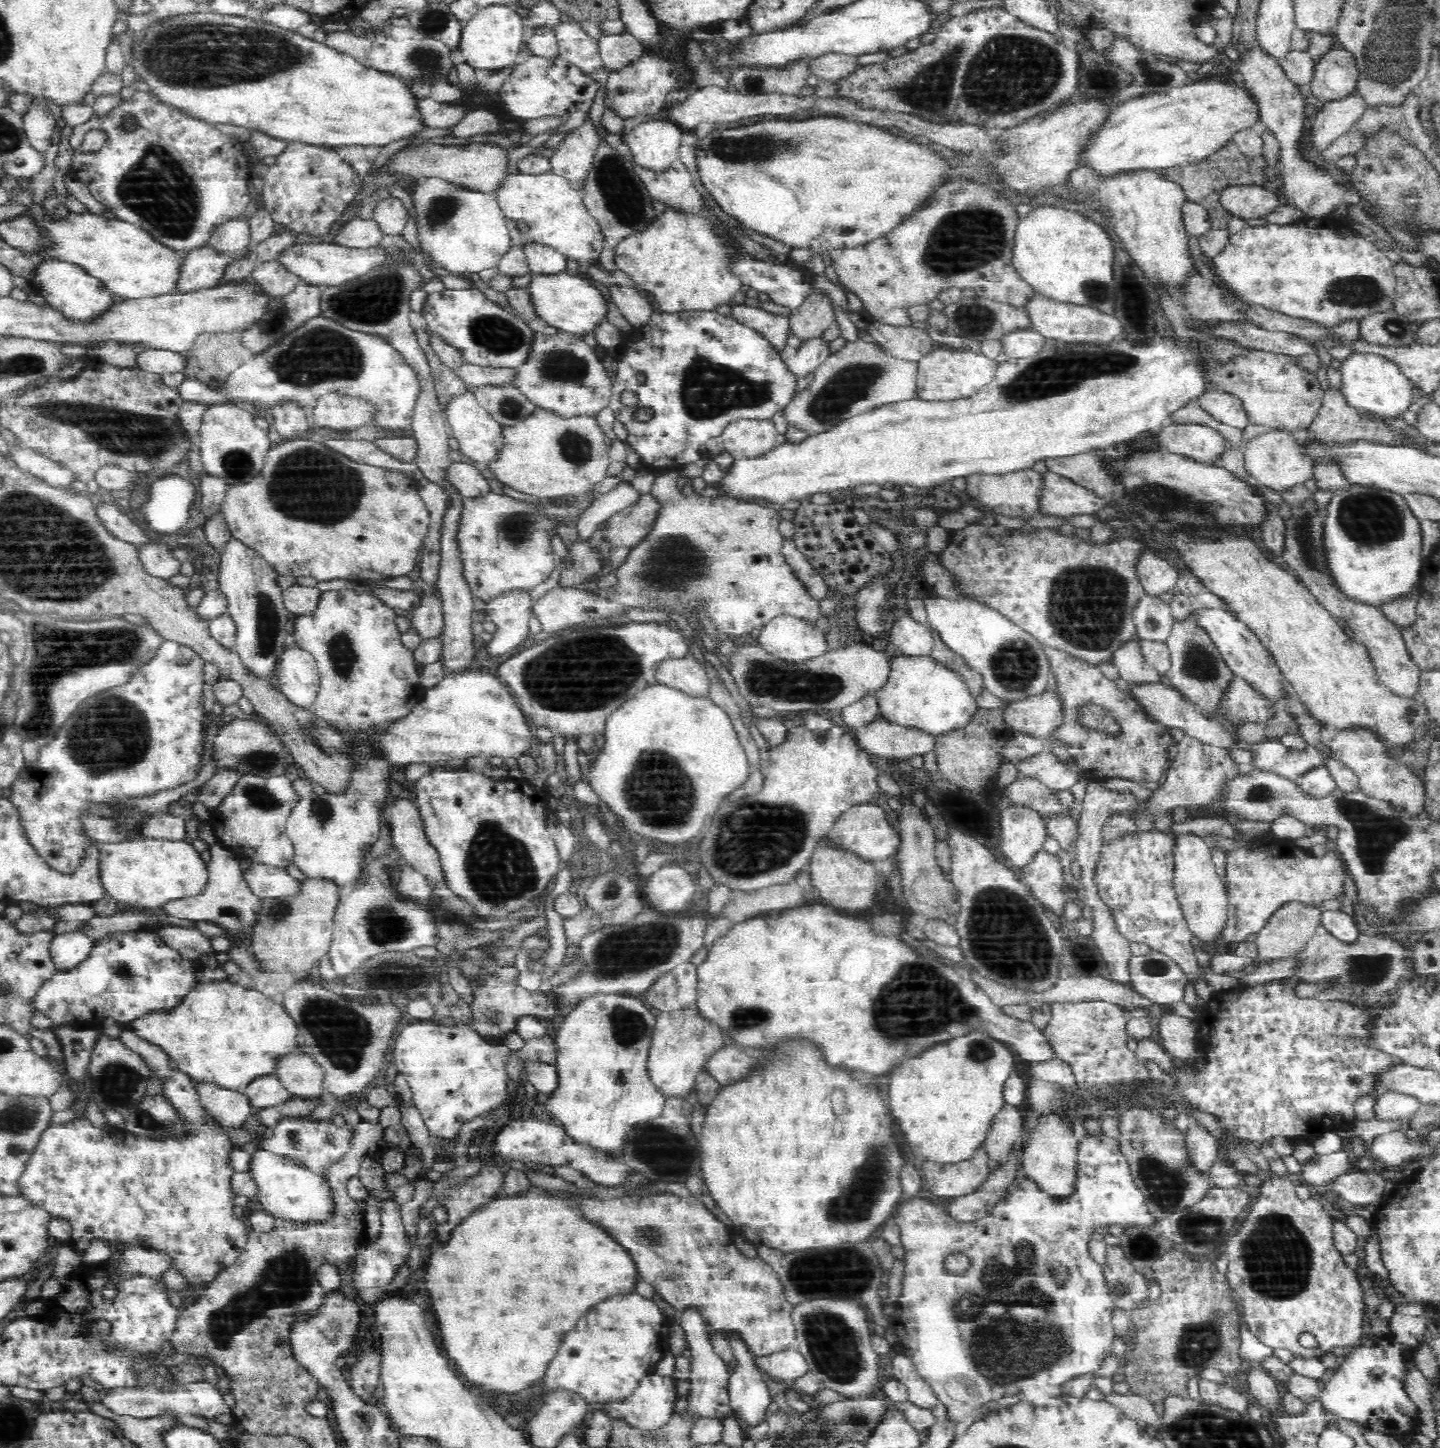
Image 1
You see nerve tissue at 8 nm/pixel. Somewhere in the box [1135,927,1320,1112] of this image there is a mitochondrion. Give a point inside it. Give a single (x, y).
(1151, 967)

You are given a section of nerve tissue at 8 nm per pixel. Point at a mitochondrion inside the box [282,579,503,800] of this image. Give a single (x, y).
(342, 655)

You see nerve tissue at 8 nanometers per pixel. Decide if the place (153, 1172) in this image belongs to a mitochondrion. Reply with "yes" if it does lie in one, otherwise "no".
no

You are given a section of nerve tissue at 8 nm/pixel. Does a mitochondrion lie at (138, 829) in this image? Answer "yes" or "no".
no

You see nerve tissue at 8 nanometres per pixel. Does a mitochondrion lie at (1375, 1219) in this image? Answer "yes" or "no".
no

